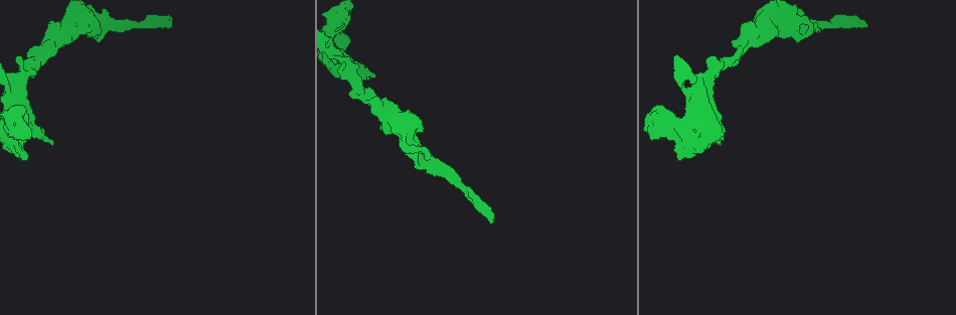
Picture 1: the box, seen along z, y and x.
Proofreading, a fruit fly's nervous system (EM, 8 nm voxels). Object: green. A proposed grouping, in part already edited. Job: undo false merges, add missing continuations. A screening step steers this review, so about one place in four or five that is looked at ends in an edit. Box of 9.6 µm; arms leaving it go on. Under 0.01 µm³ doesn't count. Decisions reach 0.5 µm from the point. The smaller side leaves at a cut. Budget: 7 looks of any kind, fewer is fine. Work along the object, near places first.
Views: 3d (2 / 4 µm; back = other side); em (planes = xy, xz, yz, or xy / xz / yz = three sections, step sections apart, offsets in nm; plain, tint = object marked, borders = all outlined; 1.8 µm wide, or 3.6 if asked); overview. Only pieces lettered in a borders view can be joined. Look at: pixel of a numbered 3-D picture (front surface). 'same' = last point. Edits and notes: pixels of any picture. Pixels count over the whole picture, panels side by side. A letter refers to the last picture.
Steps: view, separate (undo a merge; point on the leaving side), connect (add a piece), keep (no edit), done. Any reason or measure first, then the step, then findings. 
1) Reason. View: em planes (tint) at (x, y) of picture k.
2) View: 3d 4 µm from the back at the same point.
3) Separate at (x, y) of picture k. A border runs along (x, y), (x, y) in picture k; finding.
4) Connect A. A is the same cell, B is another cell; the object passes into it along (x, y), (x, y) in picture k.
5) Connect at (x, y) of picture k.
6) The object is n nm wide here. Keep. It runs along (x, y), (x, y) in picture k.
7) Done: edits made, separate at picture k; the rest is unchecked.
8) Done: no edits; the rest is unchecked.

Branch stops here. View: em xz step 8 (borders) at (22, 57) of picture 1.

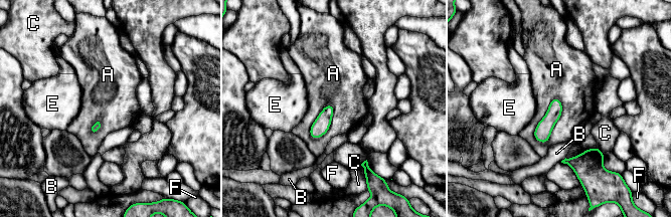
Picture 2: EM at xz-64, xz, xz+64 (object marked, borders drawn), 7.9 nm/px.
The longest contact is with A, 400 nm. Keep. A, B, C, E and F are other cells; a border runs along (556, 96), (534, 131), (539, 143) in picture 2; none of them fits.

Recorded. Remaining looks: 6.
Arms part here. View: 3d 2 µm at (664, 133) of picture 1.

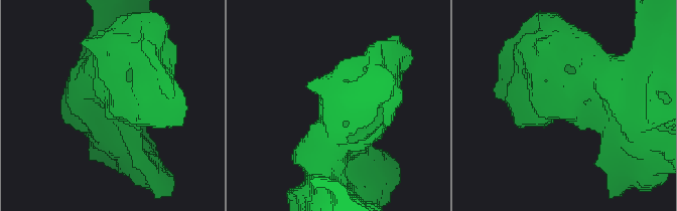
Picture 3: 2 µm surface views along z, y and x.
Shape alone is not enough. View: em planes (borders) at (133, 113) of picture 3.

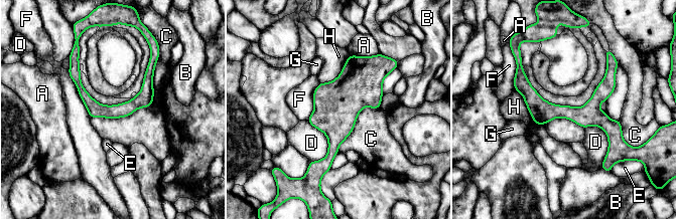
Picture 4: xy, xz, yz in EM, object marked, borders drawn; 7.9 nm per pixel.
Keep. A, B, C, D, E, F, G and H are other cells; a border runs along (154, 92), (127, 116), (91, 119) in picture 4; all the same neuron.

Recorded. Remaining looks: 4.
Branch stops here. View: em planes (borders) at (170, 25) of picture 1.

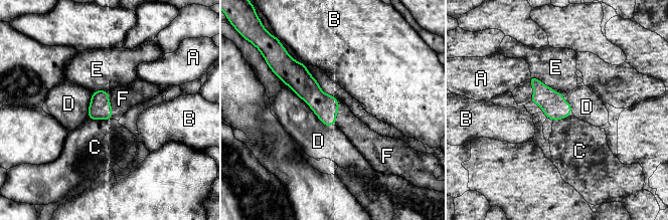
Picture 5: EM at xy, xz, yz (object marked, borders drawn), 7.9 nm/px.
Connect F. F is the same cell, A, B, C, D and E are other cells; it goes on there.

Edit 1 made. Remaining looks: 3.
Done: edits made, connect at picture 5; the rest is unchecked.

